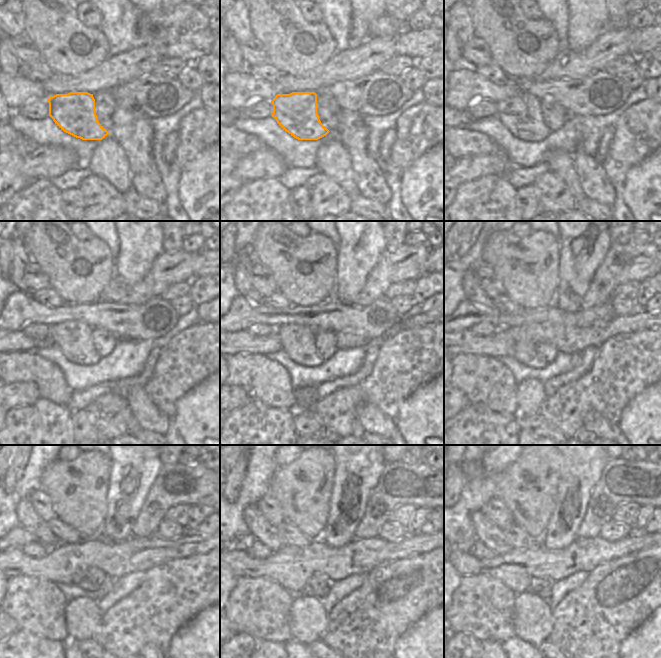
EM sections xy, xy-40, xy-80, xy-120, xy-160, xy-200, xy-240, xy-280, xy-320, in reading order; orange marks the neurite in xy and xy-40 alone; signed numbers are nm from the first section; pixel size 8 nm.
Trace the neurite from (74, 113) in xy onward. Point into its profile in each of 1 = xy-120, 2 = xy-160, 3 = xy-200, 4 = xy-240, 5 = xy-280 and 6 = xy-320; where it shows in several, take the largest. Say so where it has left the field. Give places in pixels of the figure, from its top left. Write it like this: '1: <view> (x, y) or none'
1: xy-120 (73, 337)
2: xy-160 (298, 341)
3: xy-200 (525, 352)
4: xy-240 (85, 583)
5: xy-280 (307, 589)
6: xy-320 (545, 594)

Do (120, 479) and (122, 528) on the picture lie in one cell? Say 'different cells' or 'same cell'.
same cell

